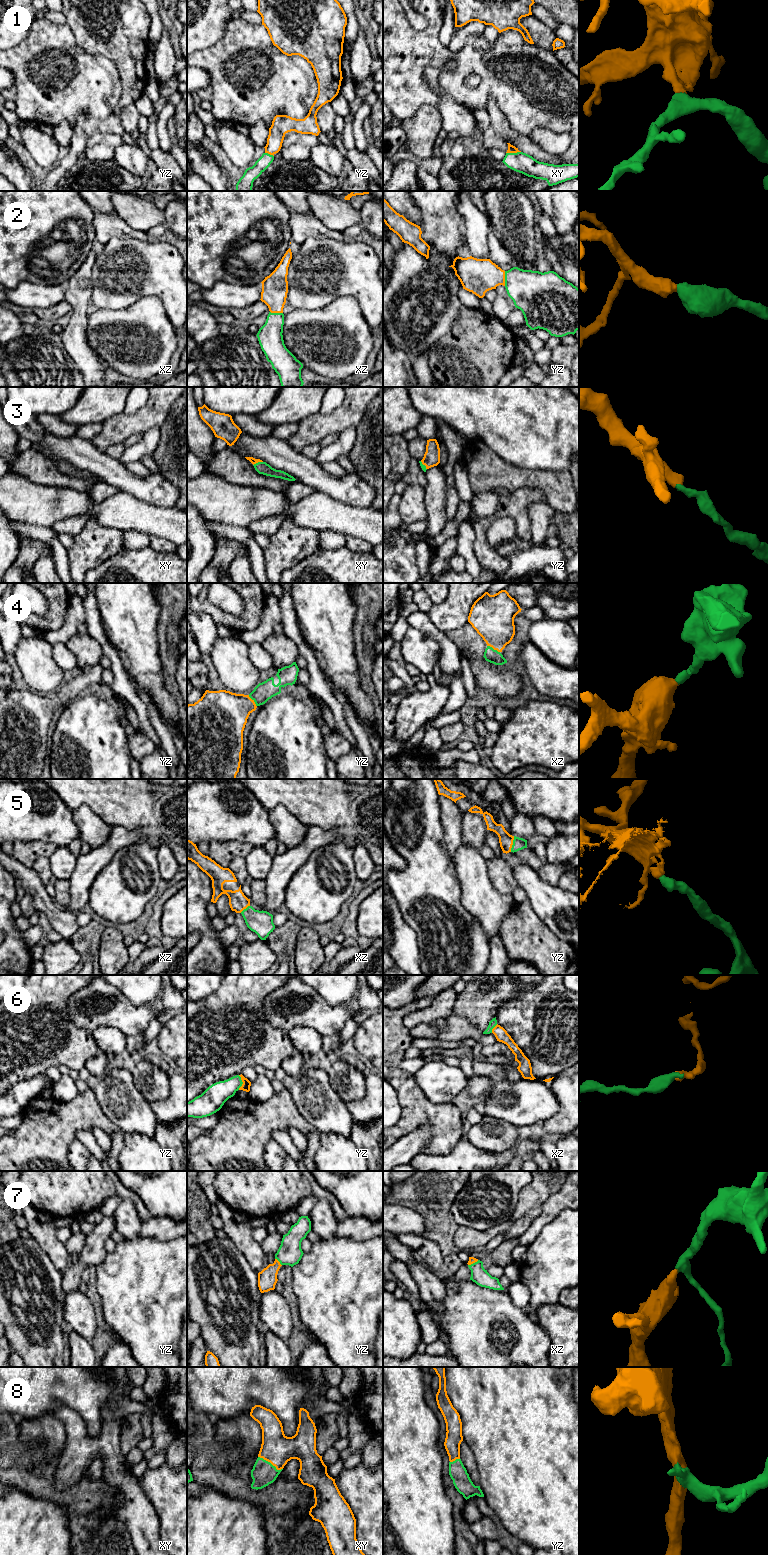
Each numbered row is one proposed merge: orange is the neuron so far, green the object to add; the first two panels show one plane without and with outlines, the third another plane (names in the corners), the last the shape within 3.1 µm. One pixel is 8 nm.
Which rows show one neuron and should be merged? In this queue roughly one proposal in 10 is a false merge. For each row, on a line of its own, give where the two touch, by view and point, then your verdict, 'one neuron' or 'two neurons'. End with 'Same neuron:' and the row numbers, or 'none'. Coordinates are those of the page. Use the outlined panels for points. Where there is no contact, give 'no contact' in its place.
1: xy (513, 152) | one neuron
2: yz (504, 278) | one neuron
3: xy (257, 462) | one neuron
4: xz (493, 648) | one neuron
5: yz (512, 844) | one neuron
6: yz (242, 1081) | two neurons
7: yz (279, 1262) | one neuron
8: xy (270, 1462) | one neuron
Same neuron: 1, 2, 3, 4, 5, 7, 8

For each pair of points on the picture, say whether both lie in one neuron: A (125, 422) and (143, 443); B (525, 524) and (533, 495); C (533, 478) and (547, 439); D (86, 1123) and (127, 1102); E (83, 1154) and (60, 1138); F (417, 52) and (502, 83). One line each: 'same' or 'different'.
A: different
B: same
C: different
D: different
E: different
F: same

